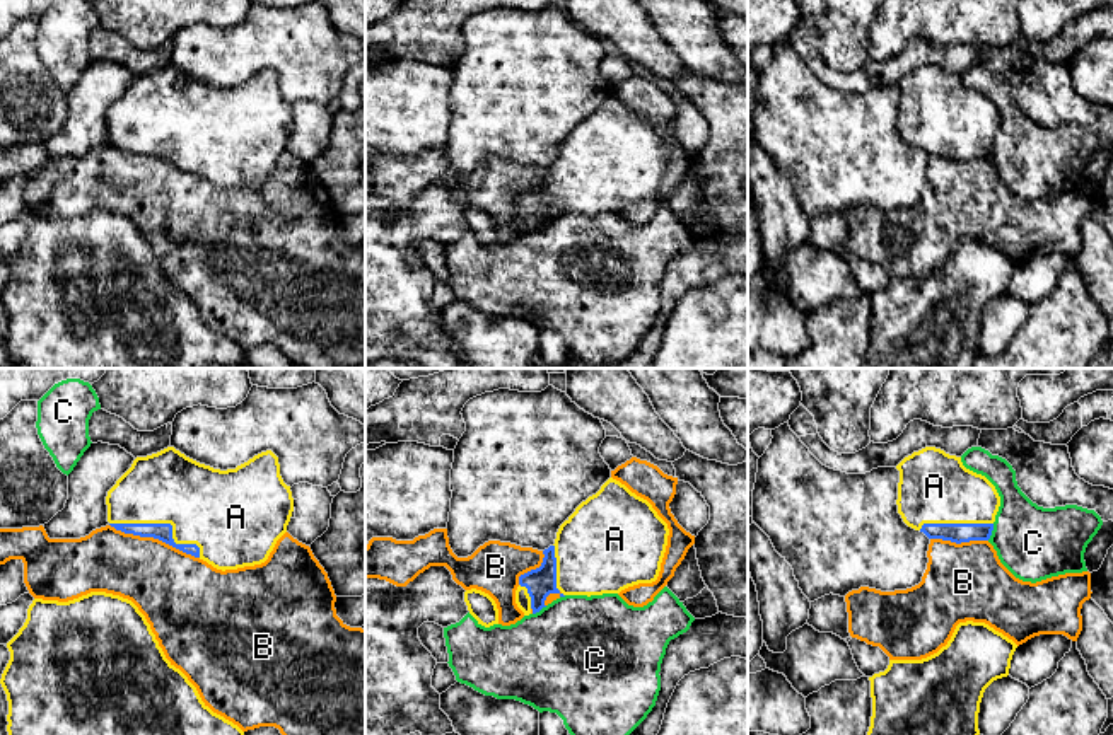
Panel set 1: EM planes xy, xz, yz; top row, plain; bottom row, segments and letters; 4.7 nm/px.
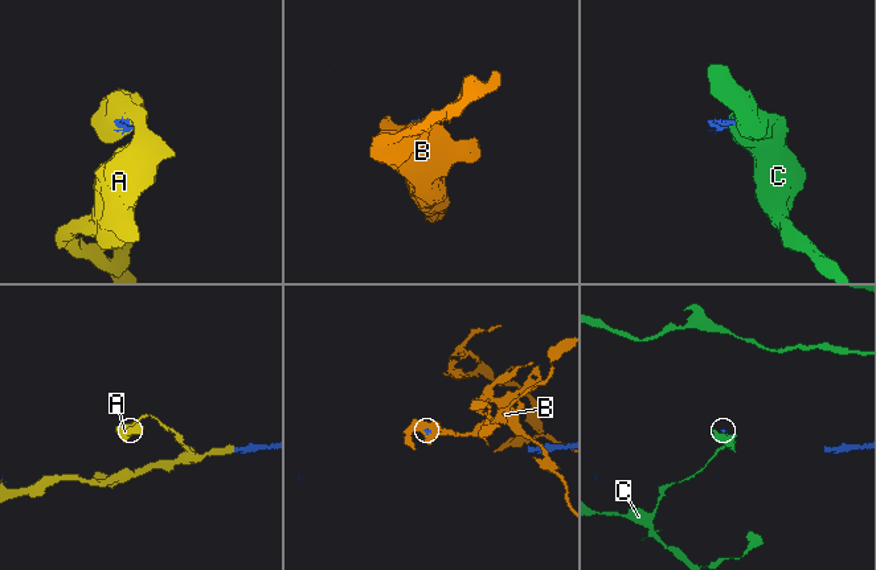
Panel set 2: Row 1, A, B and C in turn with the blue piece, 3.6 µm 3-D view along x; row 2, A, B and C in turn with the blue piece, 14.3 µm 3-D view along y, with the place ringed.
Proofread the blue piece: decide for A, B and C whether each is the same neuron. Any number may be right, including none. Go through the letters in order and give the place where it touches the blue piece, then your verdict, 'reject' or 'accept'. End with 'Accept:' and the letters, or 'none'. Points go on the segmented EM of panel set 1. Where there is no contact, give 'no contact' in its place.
A: contact xy (164, 524); accept
B: contact xy (154, 538); reject
C: contact yz (990, 532); reject
Accept: A

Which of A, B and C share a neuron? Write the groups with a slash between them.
A / B / C

